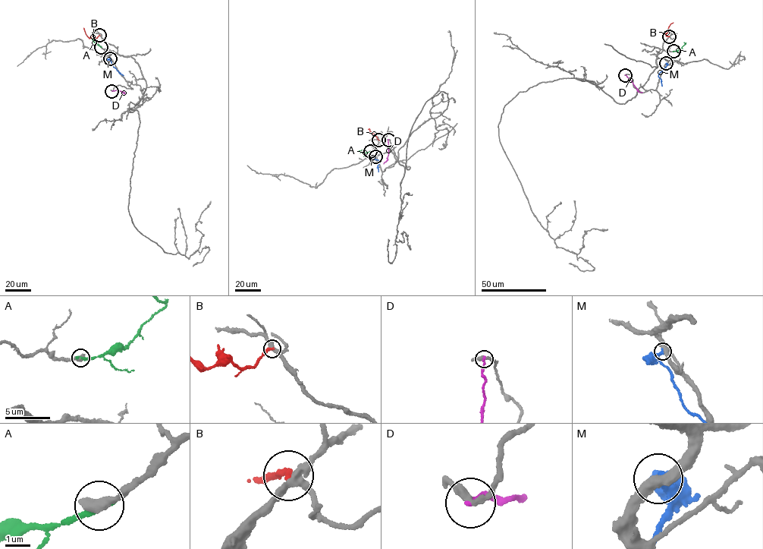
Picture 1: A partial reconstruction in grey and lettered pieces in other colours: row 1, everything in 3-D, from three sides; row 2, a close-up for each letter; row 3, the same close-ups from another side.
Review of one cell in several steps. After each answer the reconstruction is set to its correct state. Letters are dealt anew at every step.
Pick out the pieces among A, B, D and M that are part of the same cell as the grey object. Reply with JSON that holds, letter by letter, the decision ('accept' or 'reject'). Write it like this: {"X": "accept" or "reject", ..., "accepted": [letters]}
{"A": "reject", "B": "reject", "D": "reject", "M": "reject", "accepted": []}

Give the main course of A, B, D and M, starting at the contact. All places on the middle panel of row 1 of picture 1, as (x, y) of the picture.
A: (370, 151), (359, 151), (362, 149)
B: (378, 140), (368, 129)
D: (388, 140), (387, 159), (384, 163)
M: (375, 156), (379, 162), (378, 171)

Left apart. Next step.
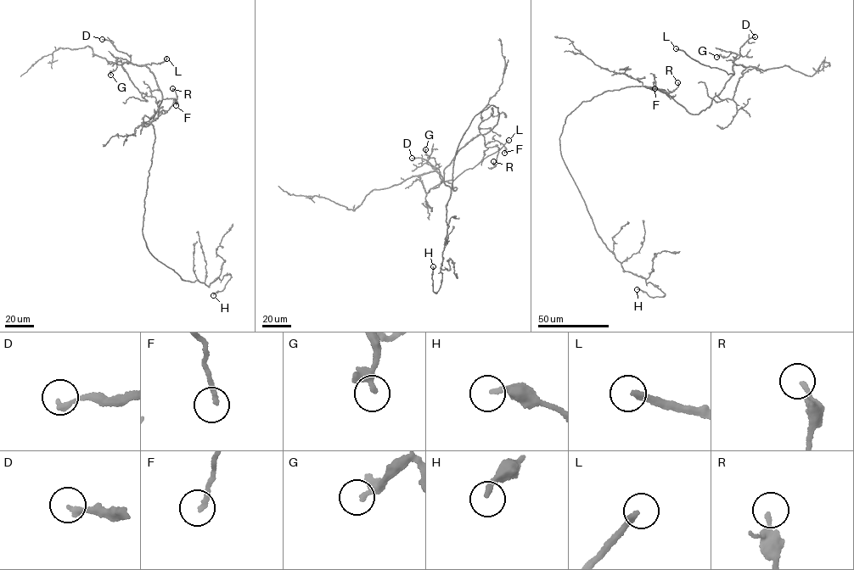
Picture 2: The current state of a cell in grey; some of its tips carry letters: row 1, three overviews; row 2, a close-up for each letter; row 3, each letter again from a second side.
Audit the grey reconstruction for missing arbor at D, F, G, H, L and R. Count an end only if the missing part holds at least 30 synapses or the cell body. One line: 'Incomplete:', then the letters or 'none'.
Incomplete: H

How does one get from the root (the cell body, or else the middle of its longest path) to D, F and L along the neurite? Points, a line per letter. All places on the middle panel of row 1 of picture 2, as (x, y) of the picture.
D: (492, 128), (458, 150), (444, 170), (444, 183), (455, 190), (427, 160), (412, 158)
F: (492, 128), (482, 135), (485, 145), (496, 140), (504, 146), (504, 153)
L: (492, 128), (458, 150), (444, 170), (445, 184), (455, 190), (457, 187), (445, 181), (472, 168), (508, 140)

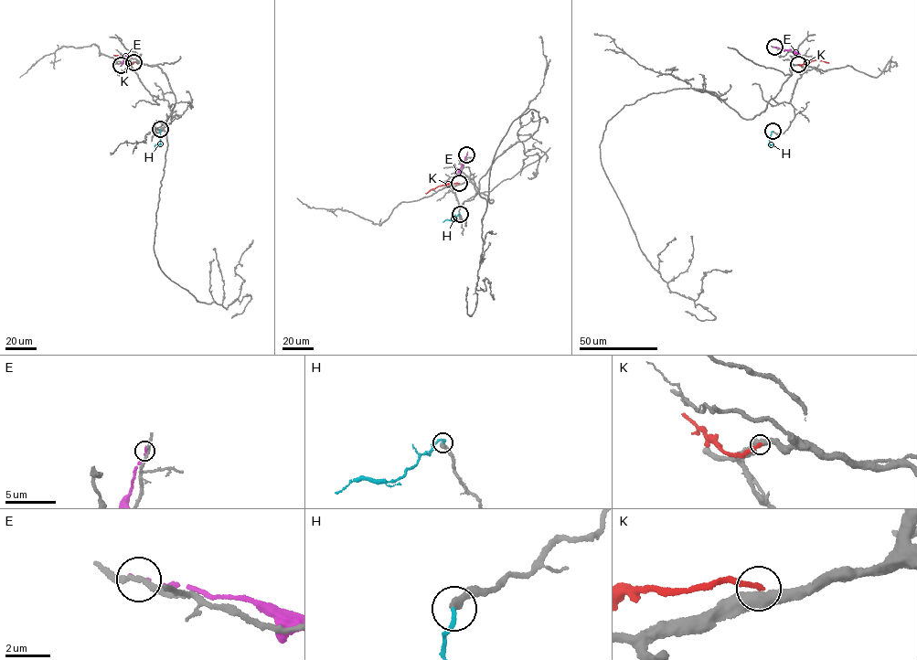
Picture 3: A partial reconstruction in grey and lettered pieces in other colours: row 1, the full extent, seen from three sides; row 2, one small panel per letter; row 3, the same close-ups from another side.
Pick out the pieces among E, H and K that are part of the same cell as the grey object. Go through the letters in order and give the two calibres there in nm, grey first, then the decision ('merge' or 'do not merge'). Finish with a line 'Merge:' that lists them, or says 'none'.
E: 200 nm thick on the grey side, 150 nm on the other; do not merge
H: 380 nm thick on the grey side, 190 nm on the other; merge
K: 480 nm thick on the grey side, 280 nm on the other; do not merge
Merge: H

